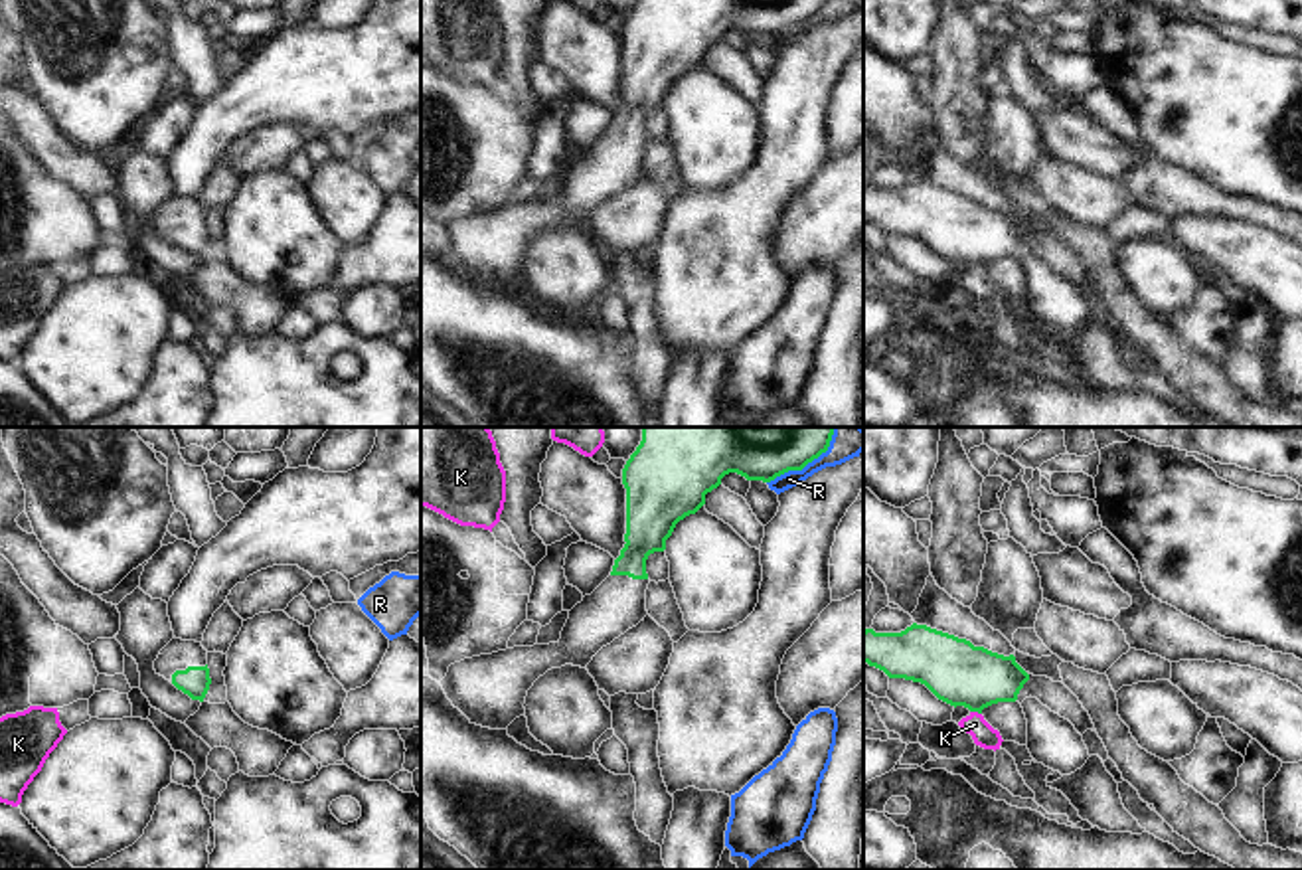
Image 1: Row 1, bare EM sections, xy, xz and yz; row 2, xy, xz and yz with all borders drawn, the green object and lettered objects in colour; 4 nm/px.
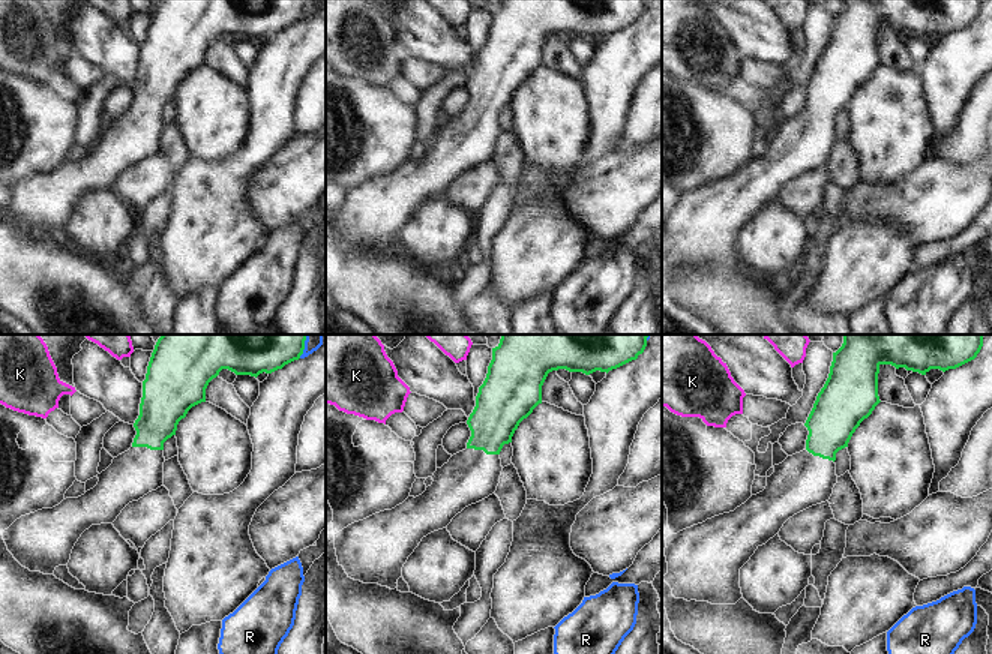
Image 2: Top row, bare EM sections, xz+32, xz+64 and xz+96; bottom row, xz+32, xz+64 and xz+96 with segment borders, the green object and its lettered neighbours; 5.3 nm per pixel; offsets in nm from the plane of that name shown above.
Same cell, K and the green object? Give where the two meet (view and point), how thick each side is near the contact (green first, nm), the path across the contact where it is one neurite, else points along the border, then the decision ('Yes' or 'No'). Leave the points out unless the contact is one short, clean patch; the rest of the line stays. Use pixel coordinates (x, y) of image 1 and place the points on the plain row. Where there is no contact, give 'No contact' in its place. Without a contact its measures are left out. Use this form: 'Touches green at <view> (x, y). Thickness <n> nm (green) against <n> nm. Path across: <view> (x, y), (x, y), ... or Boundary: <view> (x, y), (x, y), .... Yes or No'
Touches green at yz (976, 267). Thickness 260 nm (green) against 90 nm. Boundary: yz (971, 267), (980, 271). No

